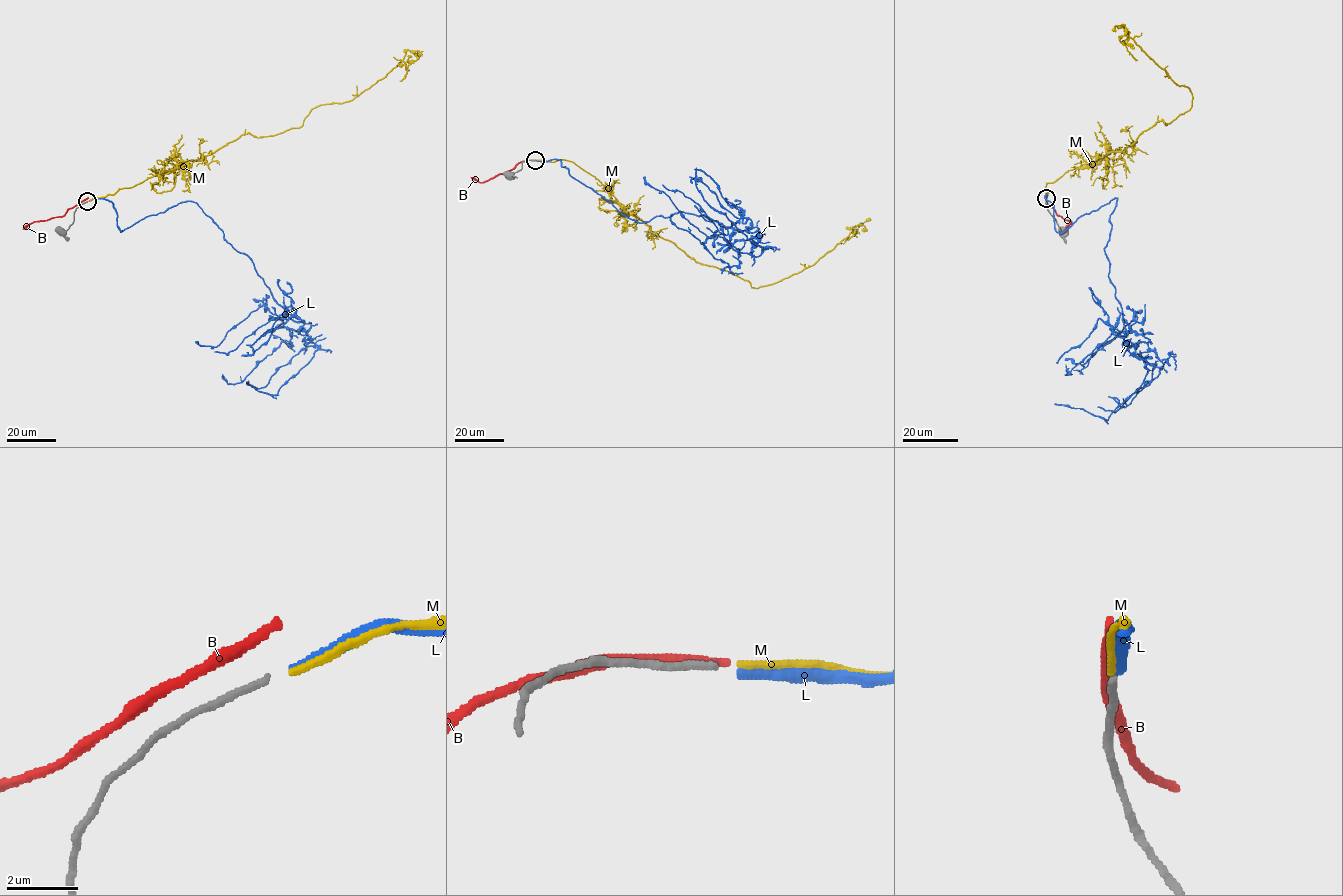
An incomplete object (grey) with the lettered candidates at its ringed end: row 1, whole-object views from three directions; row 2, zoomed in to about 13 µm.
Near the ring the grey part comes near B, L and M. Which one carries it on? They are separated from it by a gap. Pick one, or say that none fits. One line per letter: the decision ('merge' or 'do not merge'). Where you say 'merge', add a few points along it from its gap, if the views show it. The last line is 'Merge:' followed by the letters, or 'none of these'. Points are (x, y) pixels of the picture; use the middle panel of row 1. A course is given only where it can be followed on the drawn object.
B: do not merge
L: do not merge
M: merge; course (537, 160), (573, 161), (653, 234), (697, 262), (747, 280), (752, 287), (812, 266), (857, 225), (865, 230)
Merge: M

